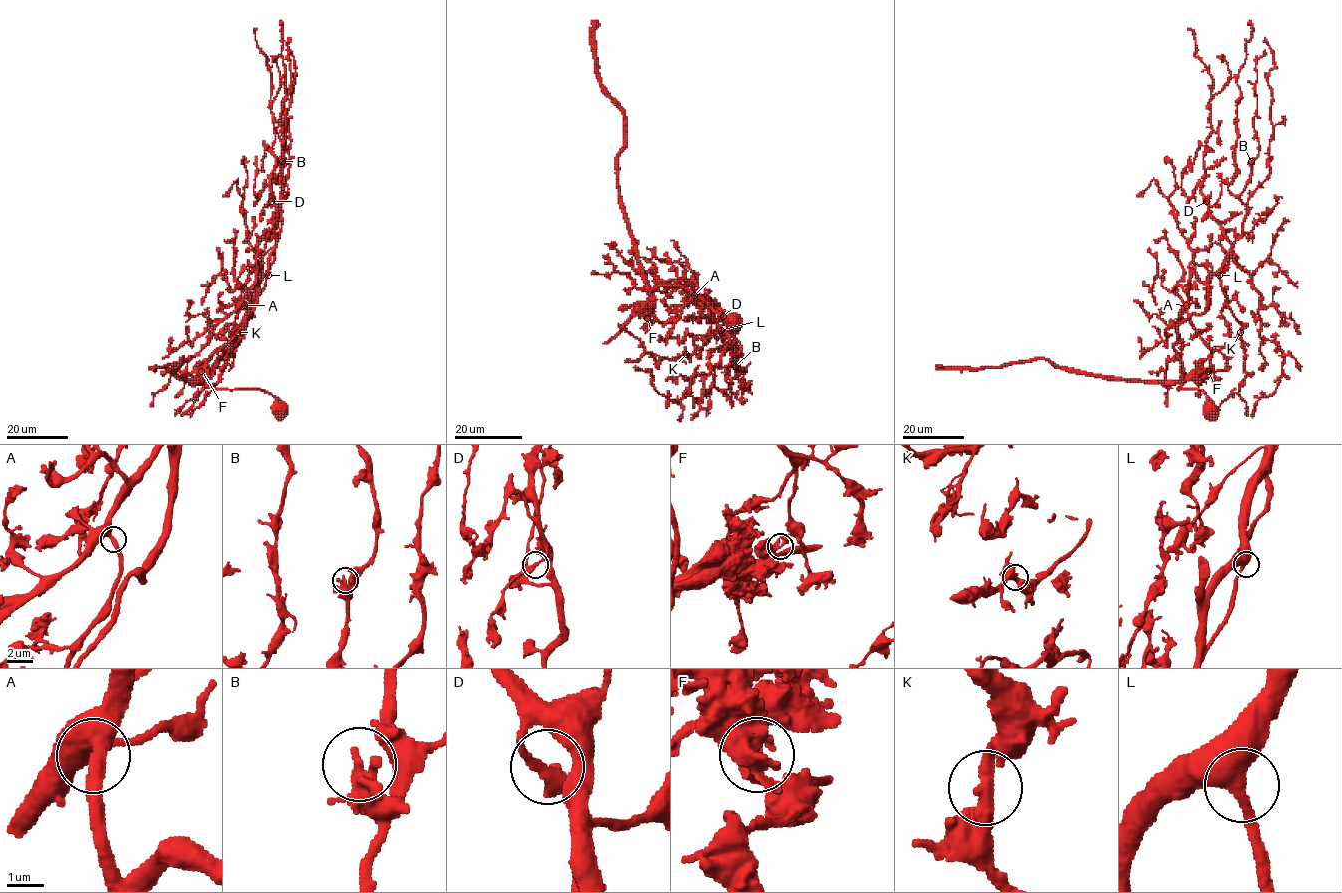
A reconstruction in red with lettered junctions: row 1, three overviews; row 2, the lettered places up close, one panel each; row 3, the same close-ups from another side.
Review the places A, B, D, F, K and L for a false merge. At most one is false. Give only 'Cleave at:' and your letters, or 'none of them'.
Cleave at: F

